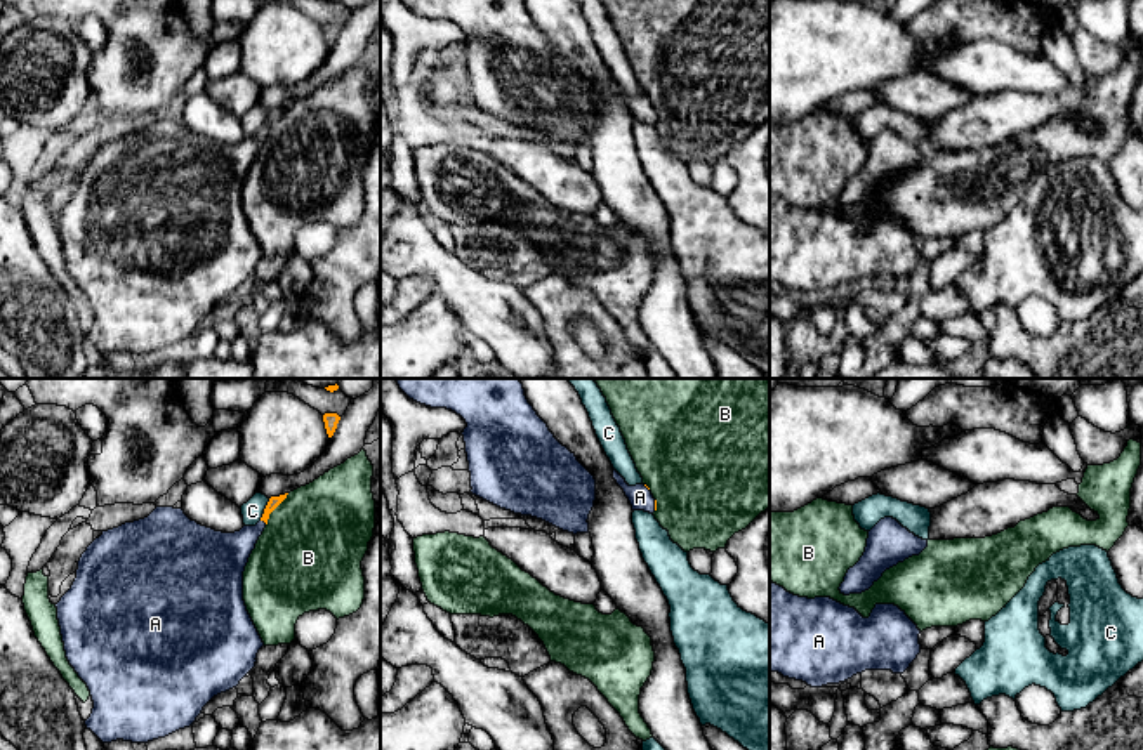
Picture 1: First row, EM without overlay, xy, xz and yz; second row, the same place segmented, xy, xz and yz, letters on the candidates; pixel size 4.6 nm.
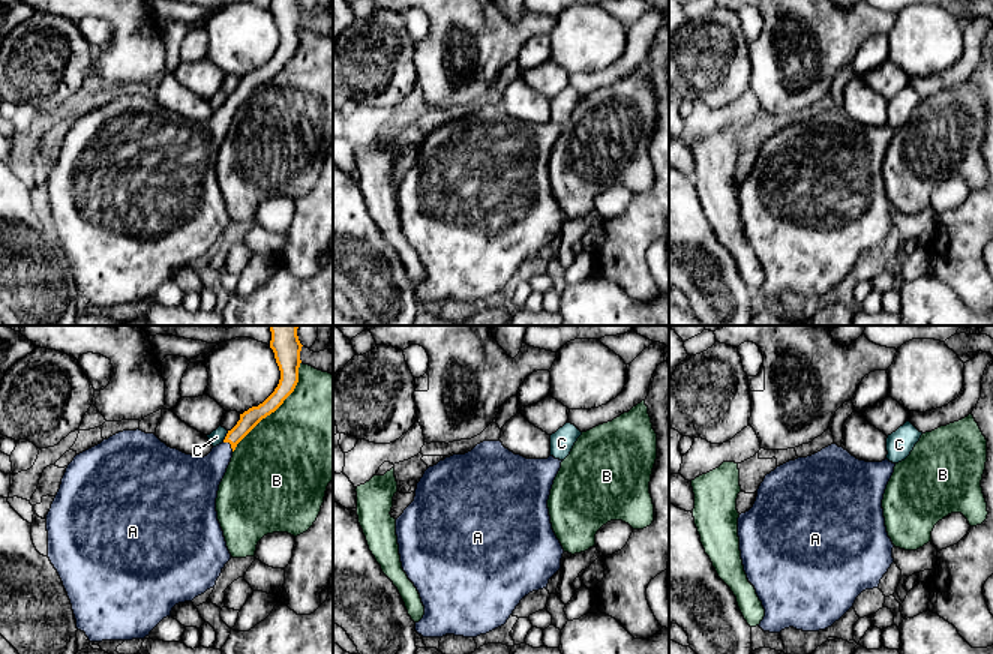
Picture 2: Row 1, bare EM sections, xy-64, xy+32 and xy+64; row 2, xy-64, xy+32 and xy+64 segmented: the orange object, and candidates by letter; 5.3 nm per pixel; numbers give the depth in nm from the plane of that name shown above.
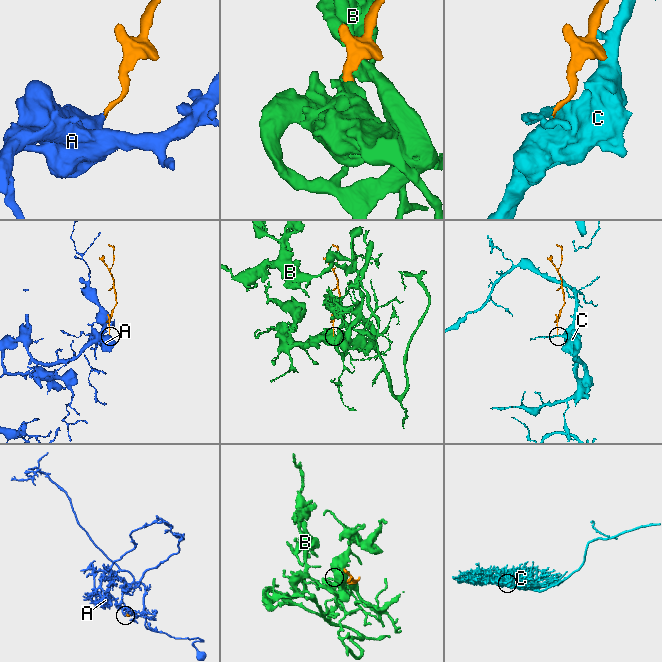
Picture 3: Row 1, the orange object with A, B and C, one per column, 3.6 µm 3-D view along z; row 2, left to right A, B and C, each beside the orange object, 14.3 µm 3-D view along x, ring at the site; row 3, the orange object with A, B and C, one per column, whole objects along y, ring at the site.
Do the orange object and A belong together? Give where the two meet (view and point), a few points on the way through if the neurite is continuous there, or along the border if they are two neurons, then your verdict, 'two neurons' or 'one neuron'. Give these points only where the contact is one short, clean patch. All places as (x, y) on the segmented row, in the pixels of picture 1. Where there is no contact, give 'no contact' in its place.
xy (264, 521) | across xy (273, 502), (264, 521), (223, 556) | one neuron

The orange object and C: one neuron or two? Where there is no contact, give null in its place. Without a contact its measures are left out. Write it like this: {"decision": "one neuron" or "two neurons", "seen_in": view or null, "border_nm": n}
{"decision": "two neurons", "seen_in": "xy", "border_nm": 120}

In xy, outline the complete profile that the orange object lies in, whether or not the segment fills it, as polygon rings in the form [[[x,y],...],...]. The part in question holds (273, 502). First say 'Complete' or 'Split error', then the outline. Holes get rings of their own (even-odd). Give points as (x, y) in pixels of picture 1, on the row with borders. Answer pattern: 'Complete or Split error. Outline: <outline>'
Split error. Outline: [[[287,495],[271,497],[261,521],[235,533],[202,526],[182,509],[156,507],[144,519],[102,531],[82,554],[76,578],[56,608],[66,658],[94,701],[85,726],[102,743],[148,743],[189,727],[214,696],[236,688],[255,667],[264,642],[243,601],[243,571],[269,514]]]

